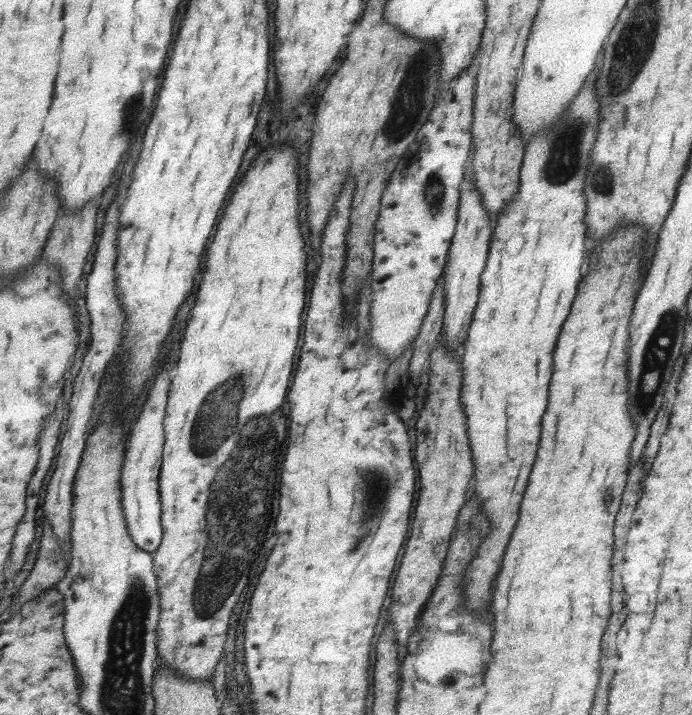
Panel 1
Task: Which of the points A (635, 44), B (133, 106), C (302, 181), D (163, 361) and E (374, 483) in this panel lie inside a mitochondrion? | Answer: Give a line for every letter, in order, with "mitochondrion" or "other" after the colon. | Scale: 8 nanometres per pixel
A: mitochondrion
B: mitochondrion
C: other
D: other
E: mitochondrion

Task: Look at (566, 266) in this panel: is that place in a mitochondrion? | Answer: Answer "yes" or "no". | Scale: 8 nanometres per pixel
no

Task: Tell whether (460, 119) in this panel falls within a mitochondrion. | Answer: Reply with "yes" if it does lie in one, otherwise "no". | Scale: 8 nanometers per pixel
no

